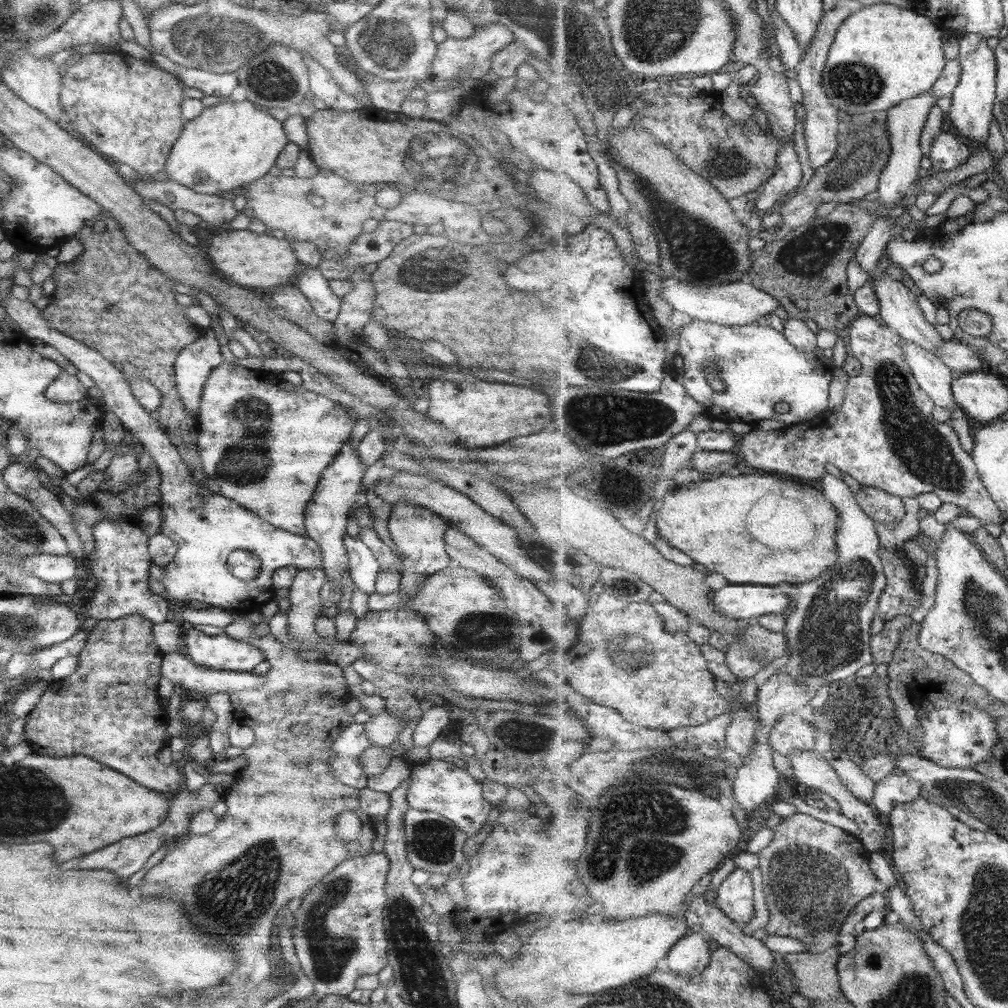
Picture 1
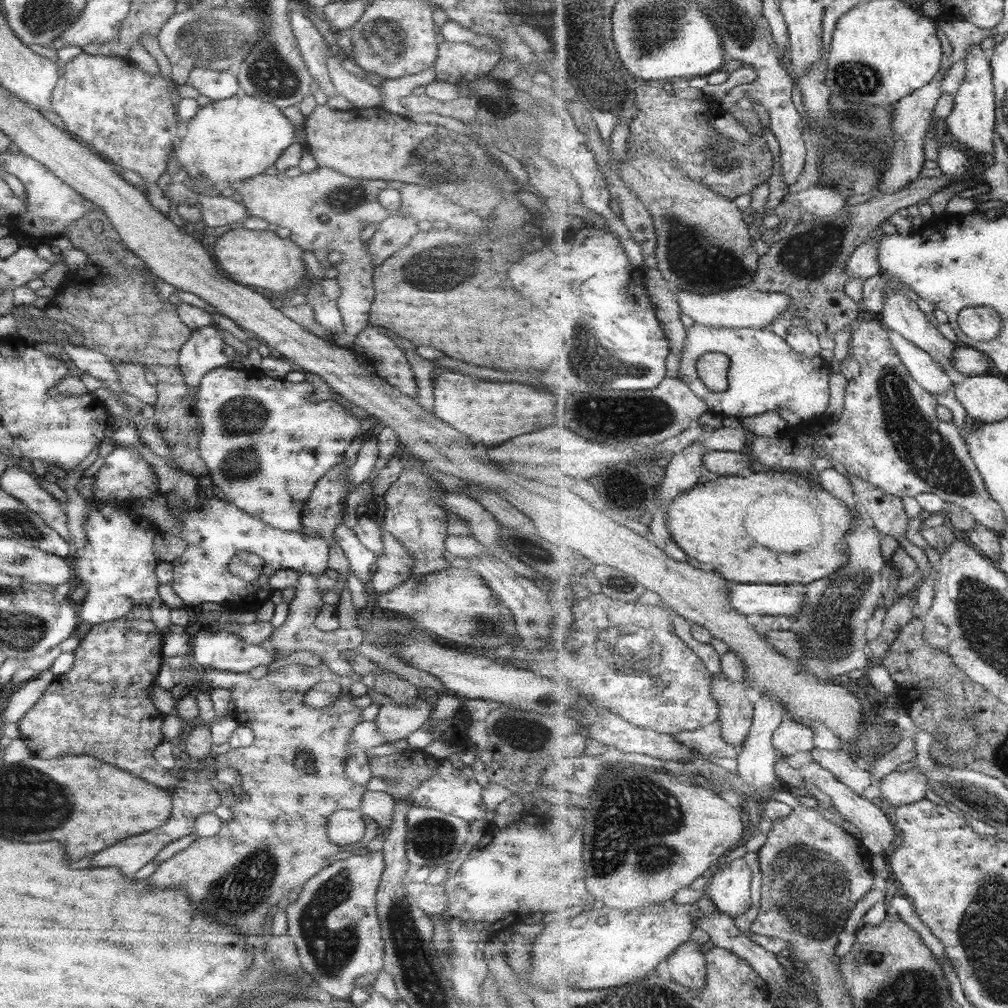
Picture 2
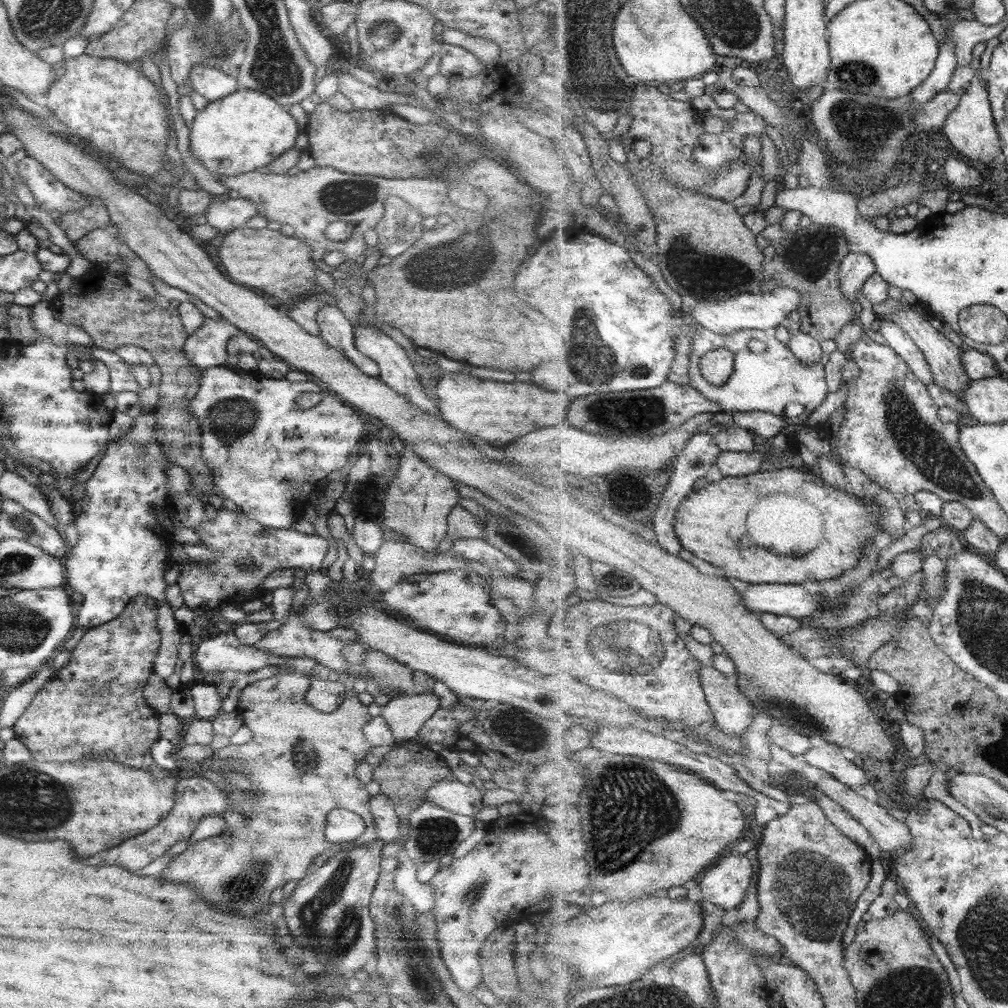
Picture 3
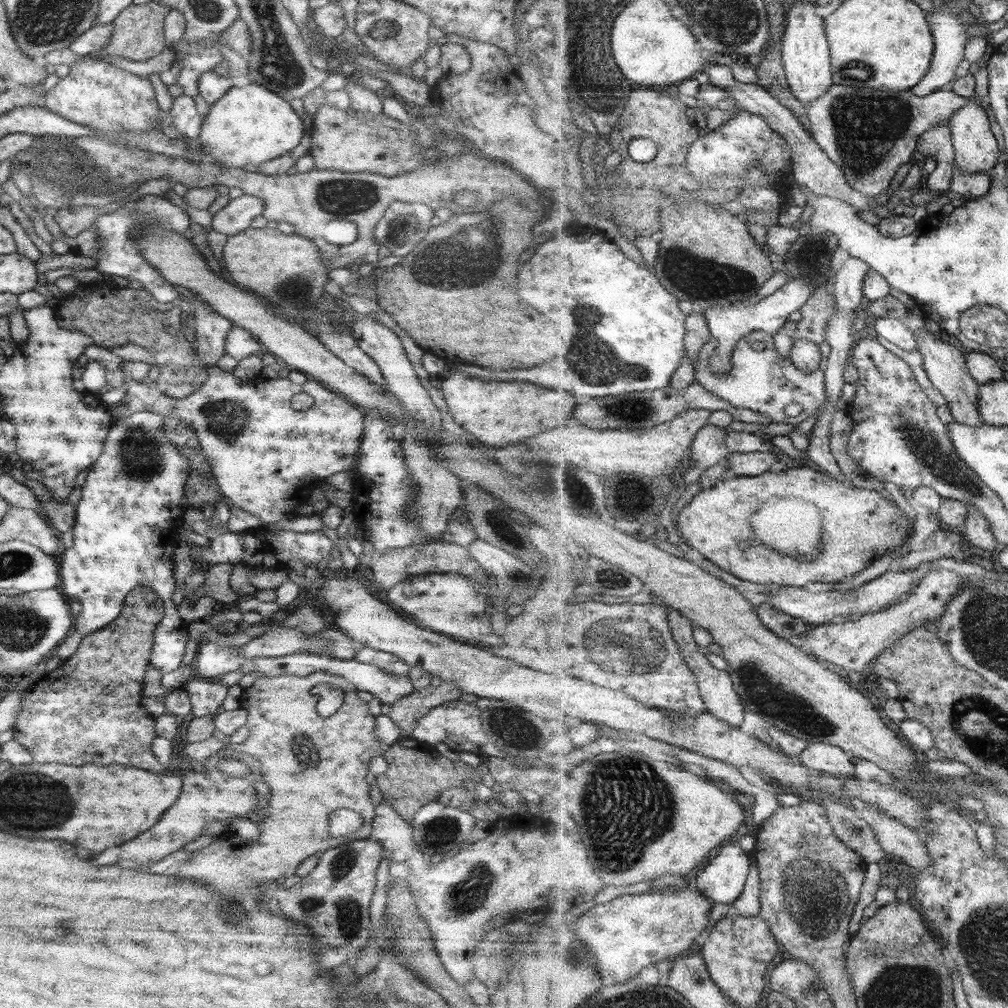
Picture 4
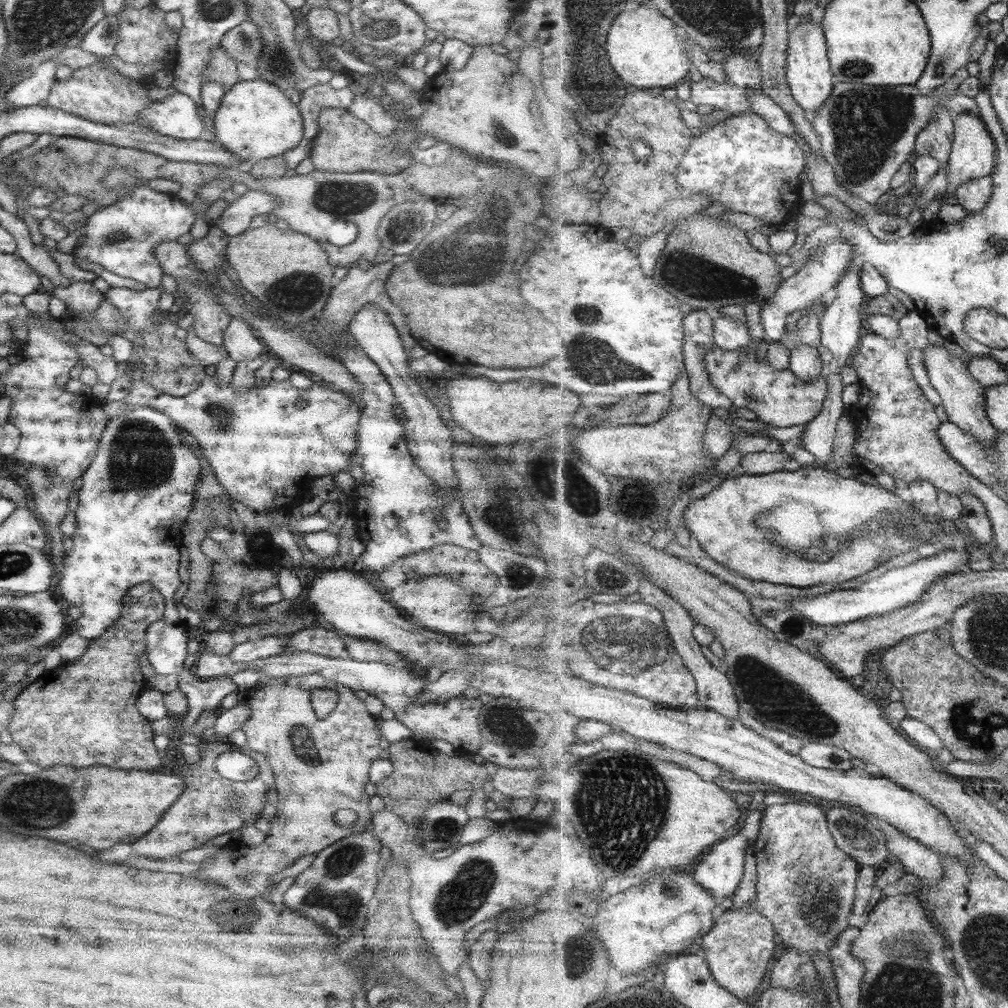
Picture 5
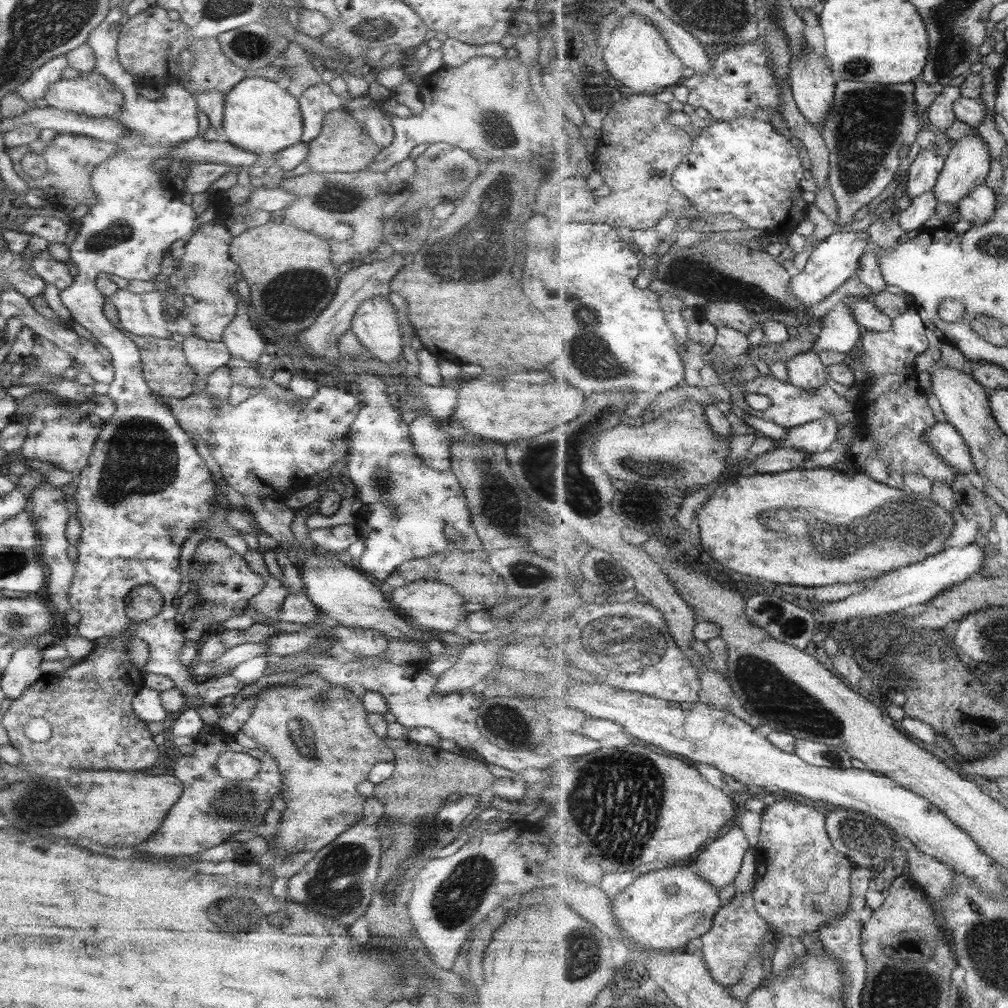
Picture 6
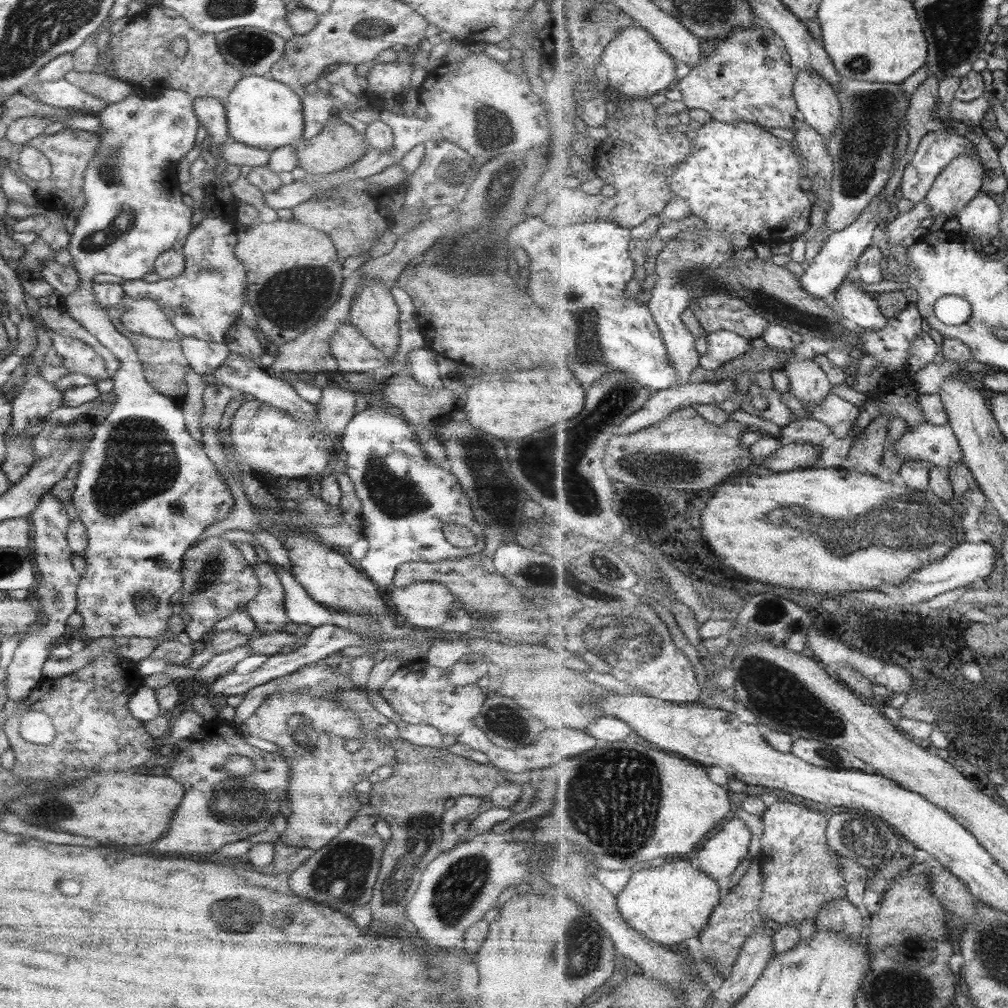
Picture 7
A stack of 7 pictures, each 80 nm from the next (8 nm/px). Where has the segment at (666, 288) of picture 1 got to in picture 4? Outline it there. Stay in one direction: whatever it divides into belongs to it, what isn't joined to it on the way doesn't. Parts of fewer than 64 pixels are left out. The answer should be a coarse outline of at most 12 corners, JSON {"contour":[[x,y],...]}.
{"contour":[[815,275],[788,280],[761,300],[705,309],[718,347],[715,376],[753,331],[777,336],[815,291]]}

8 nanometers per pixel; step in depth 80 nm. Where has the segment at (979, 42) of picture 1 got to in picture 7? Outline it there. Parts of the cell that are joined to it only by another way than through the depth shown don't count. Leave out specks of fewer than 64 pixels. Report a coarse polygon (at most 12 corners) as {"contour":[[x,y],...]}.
{"contour":[[975,154],[956,158],[926,201],[931,220],[958,219],[983,188]]}

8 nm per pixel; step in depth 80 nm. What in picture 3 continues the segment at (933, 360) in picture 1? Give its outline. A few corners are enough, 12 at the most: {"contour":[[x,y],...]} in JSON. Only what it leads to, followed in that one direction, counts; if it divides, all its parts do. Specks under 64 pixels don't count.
{"contour":[[881,320],[887,340],[925,384],[936,384],[924,352],[904,328]]}

